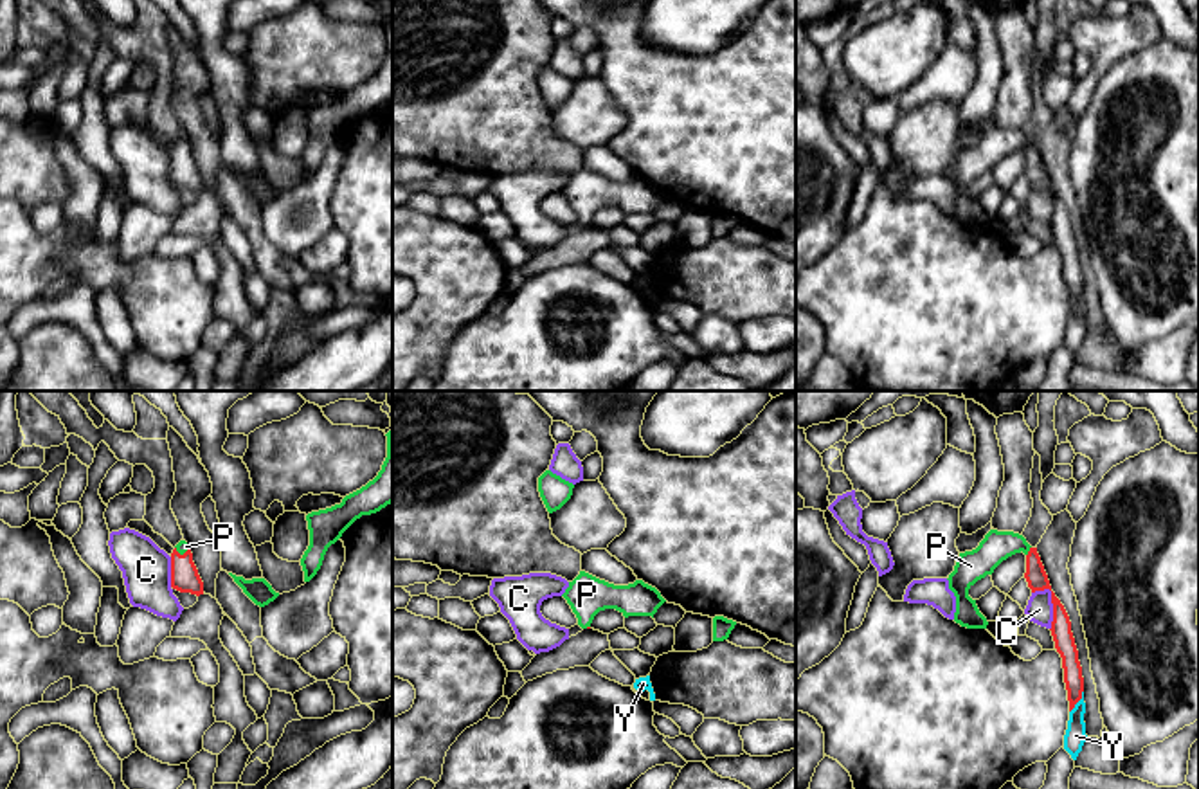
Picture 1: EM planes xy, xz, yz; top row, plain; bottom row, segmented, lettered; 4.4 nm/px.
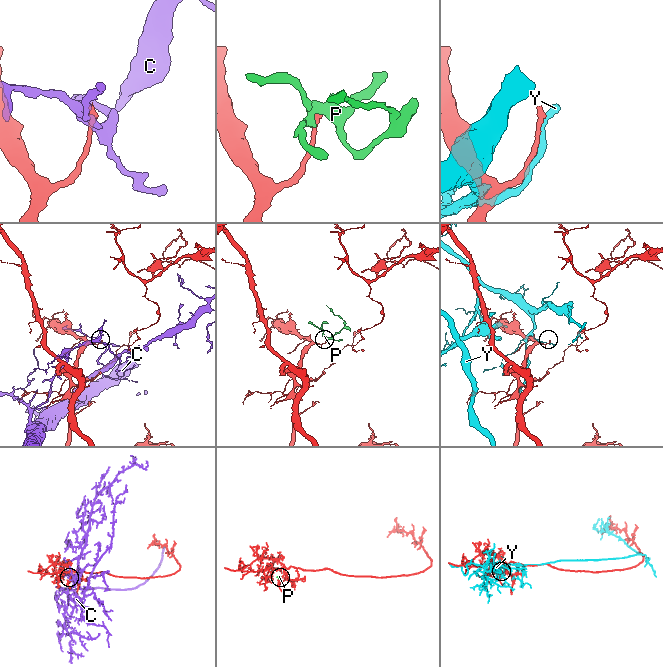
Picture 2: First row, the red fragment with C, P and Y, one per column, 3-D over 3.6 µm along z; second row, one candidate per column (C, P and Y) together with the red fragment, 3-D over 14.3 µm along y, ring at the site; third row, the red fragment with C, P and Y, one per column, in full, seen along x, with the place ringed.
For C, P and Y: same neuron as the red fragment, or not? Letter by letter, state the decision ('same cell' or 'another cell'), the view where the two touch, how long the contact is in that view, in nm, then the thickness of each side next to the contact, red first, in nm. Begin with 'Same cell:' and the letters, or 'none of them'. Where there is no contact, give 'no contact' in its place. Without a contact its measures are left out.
Same cell: P
C: another cell; contact in yz; length 200 nm; calibres 100 and 120 nm
P: same cell; contact in yz; length 50 nm; calibres 100 and 140 nm
Y: another cell; contact in yz; length 120 nm; calibres 90 and 100 nm

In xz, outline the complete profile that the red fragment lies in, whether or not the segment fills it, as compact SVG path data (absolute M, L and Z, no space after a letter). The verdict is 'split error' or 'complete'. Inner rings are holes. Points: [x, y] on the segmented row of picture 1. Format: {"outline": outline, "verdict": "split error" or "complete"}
{"outline": "M580 571L580 575L569 582L562 596L571 605L581 629L590 629L594 616L605 609L616 609L625 618L654 618L657 609L666 602L655 587L643 580L636 580L628 585L614 585L585 571Z", "verdict": "split error"}

